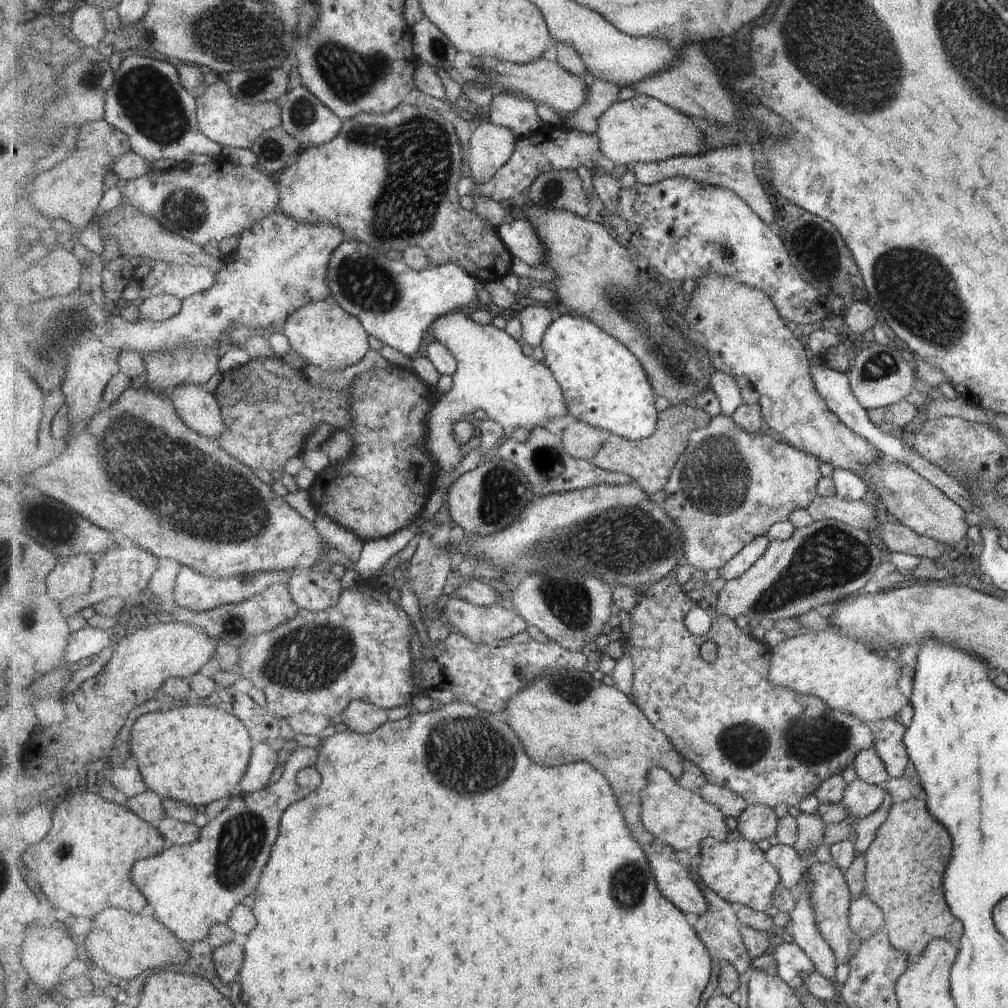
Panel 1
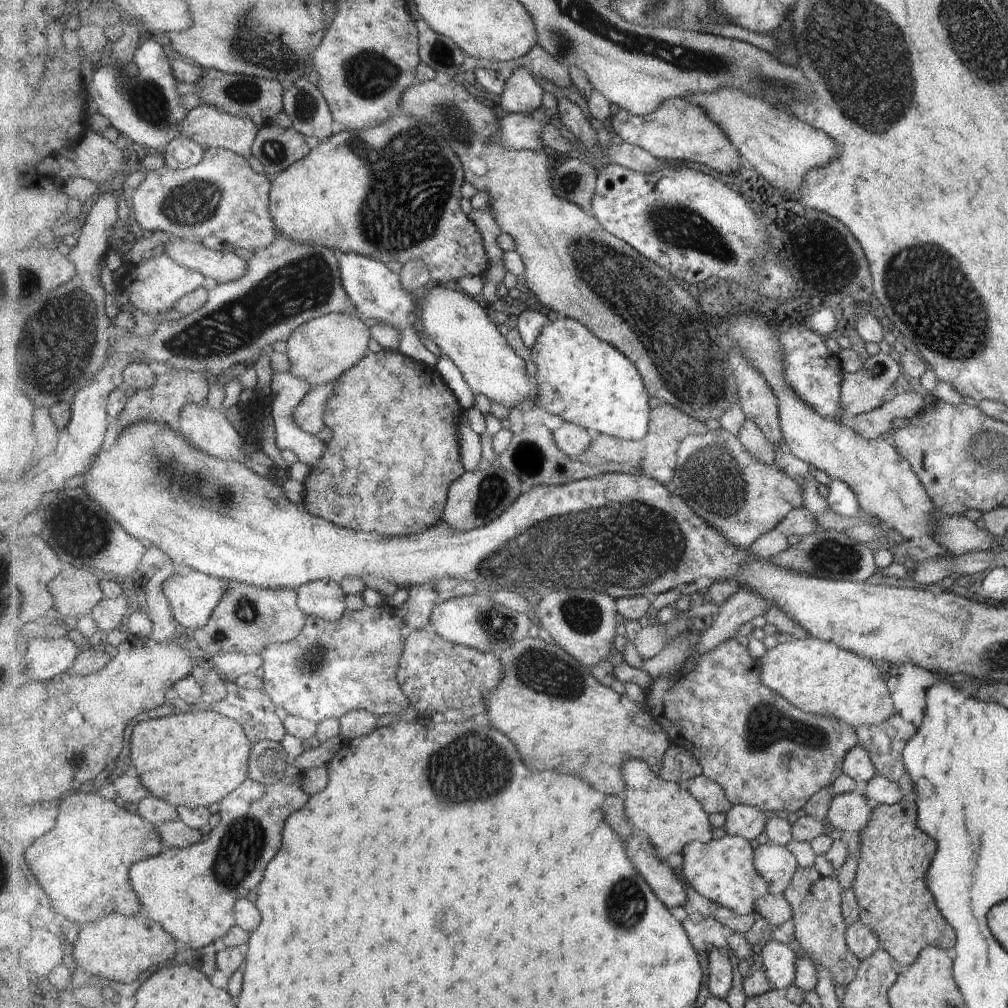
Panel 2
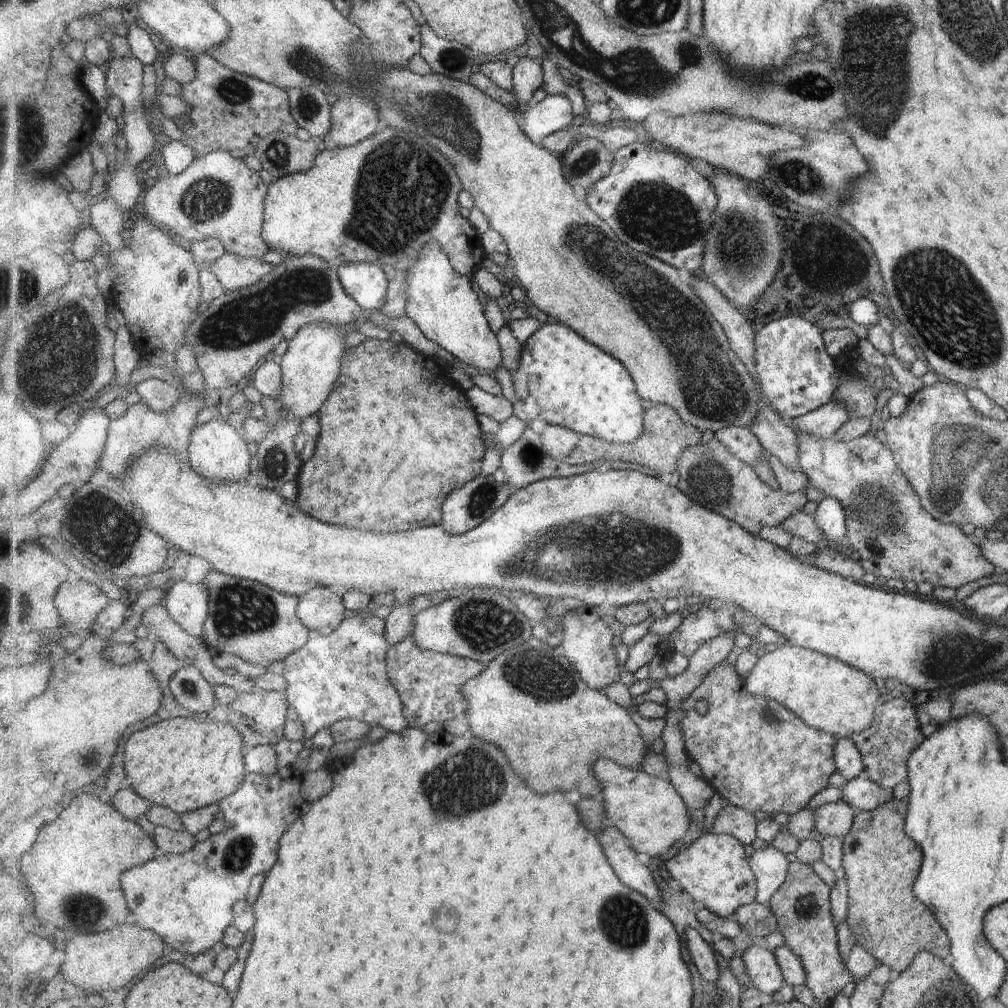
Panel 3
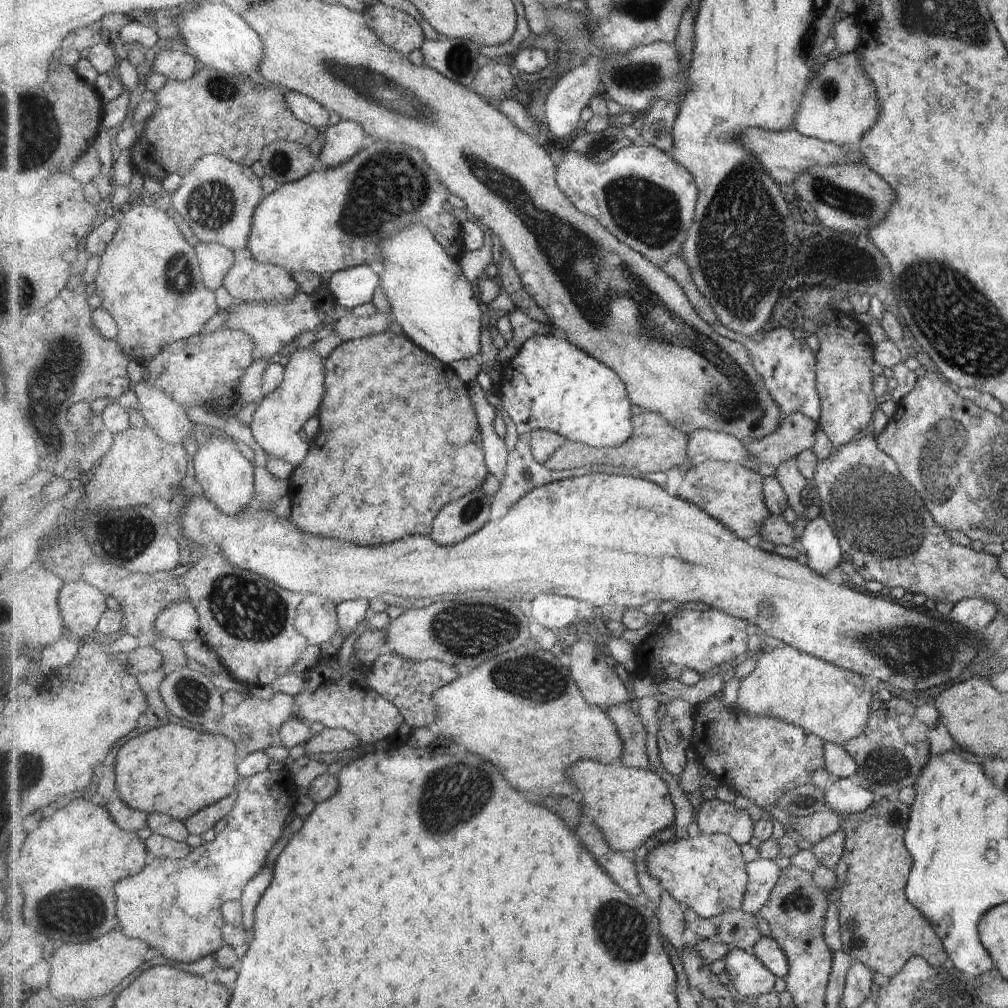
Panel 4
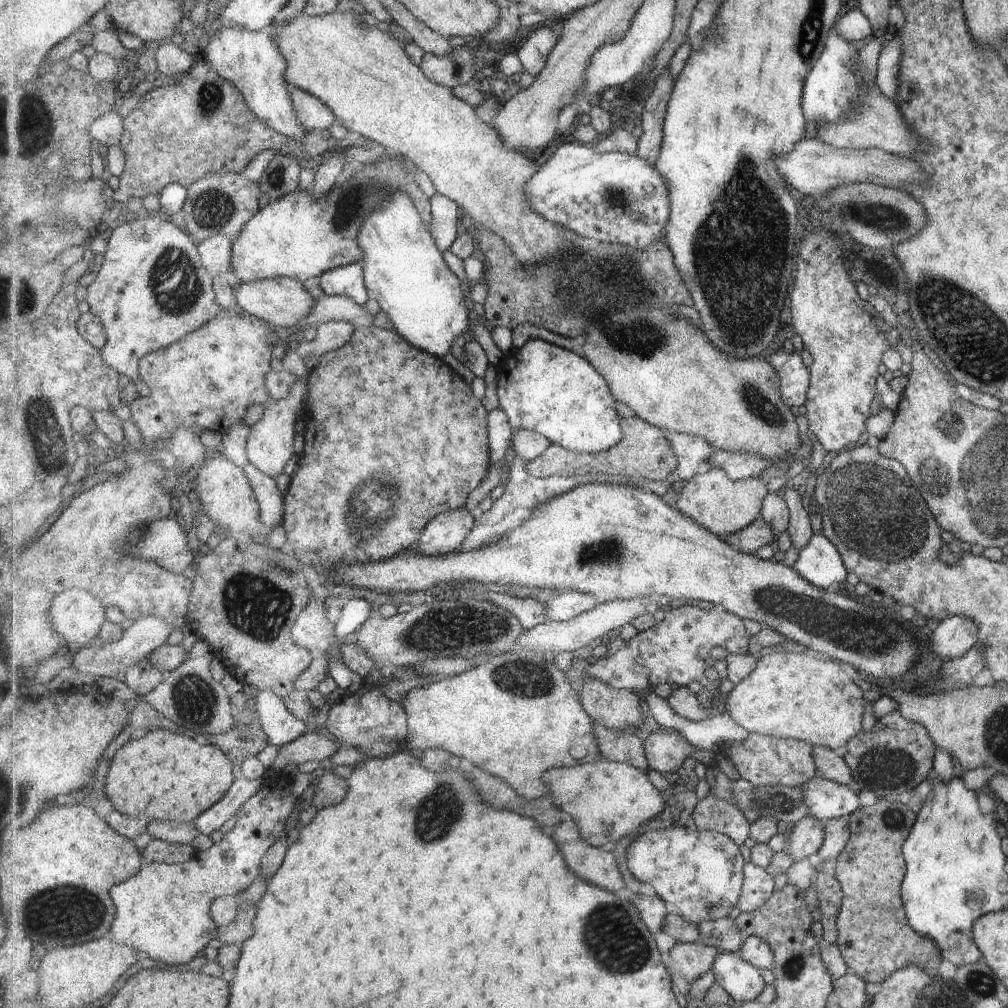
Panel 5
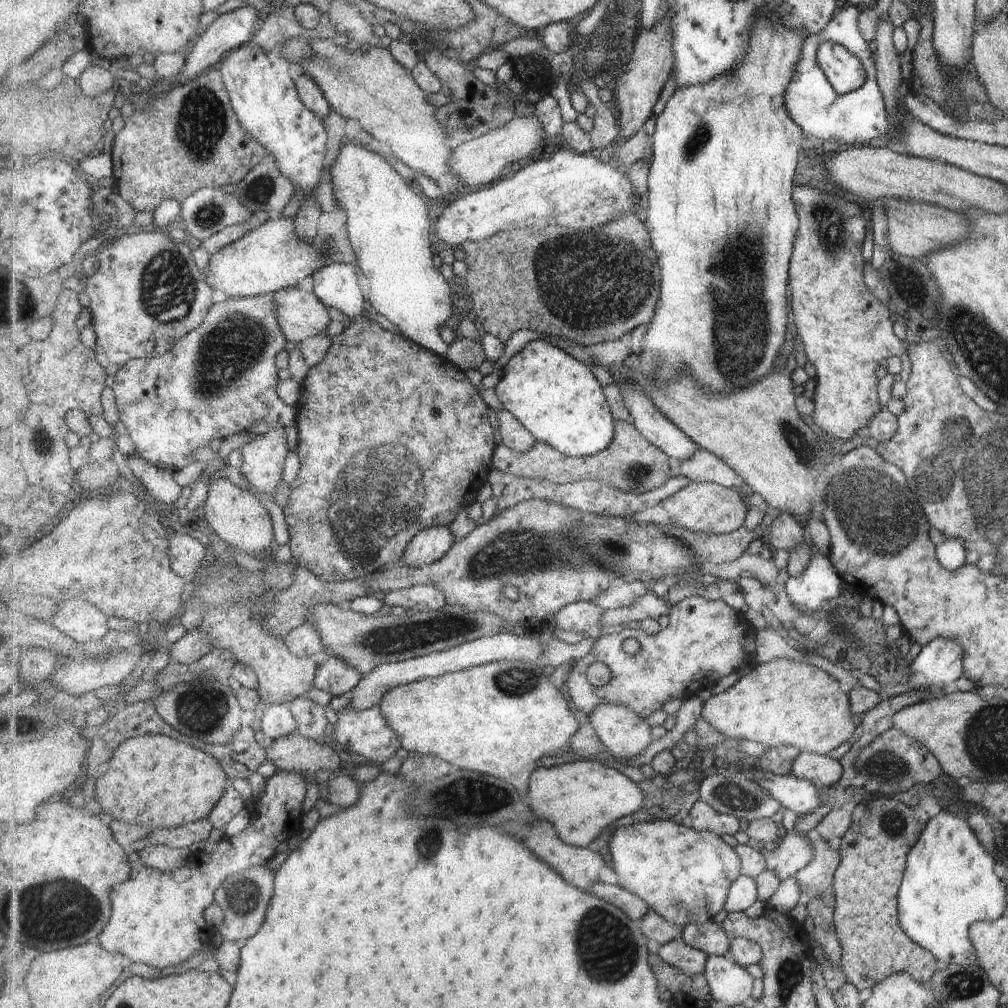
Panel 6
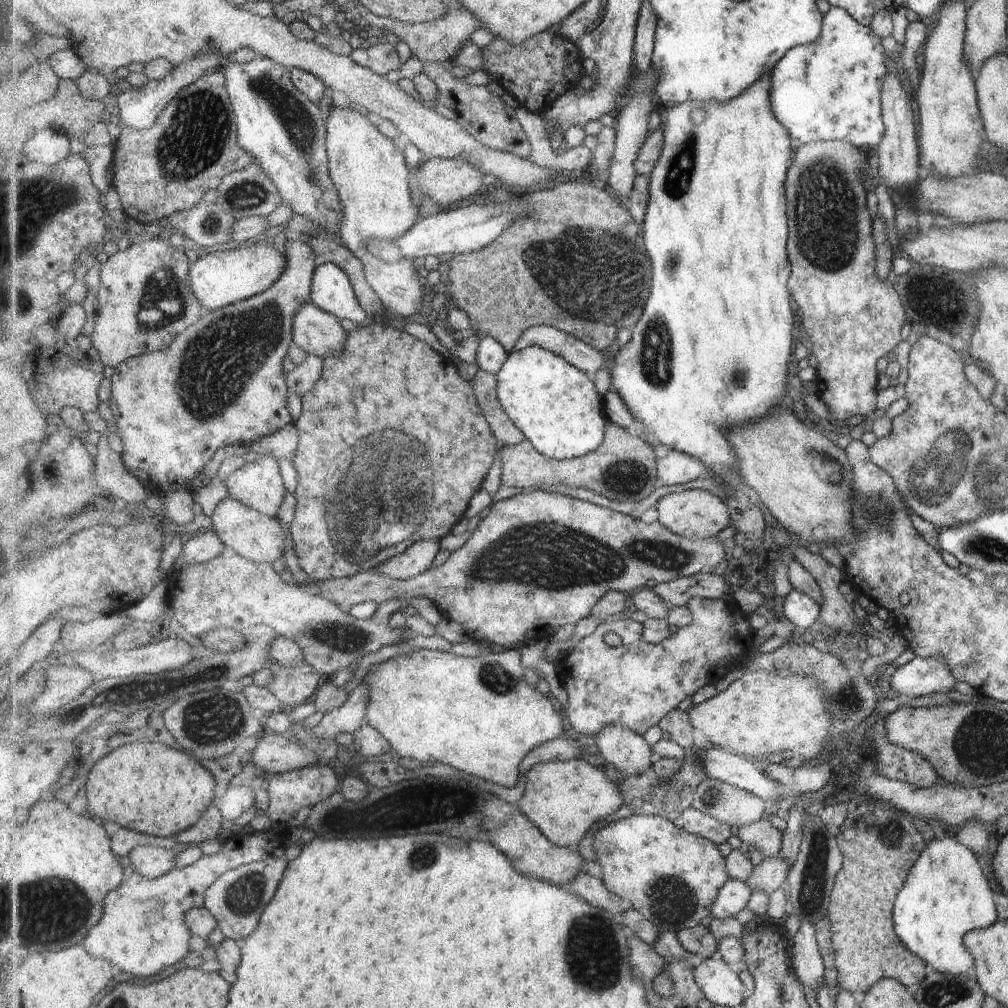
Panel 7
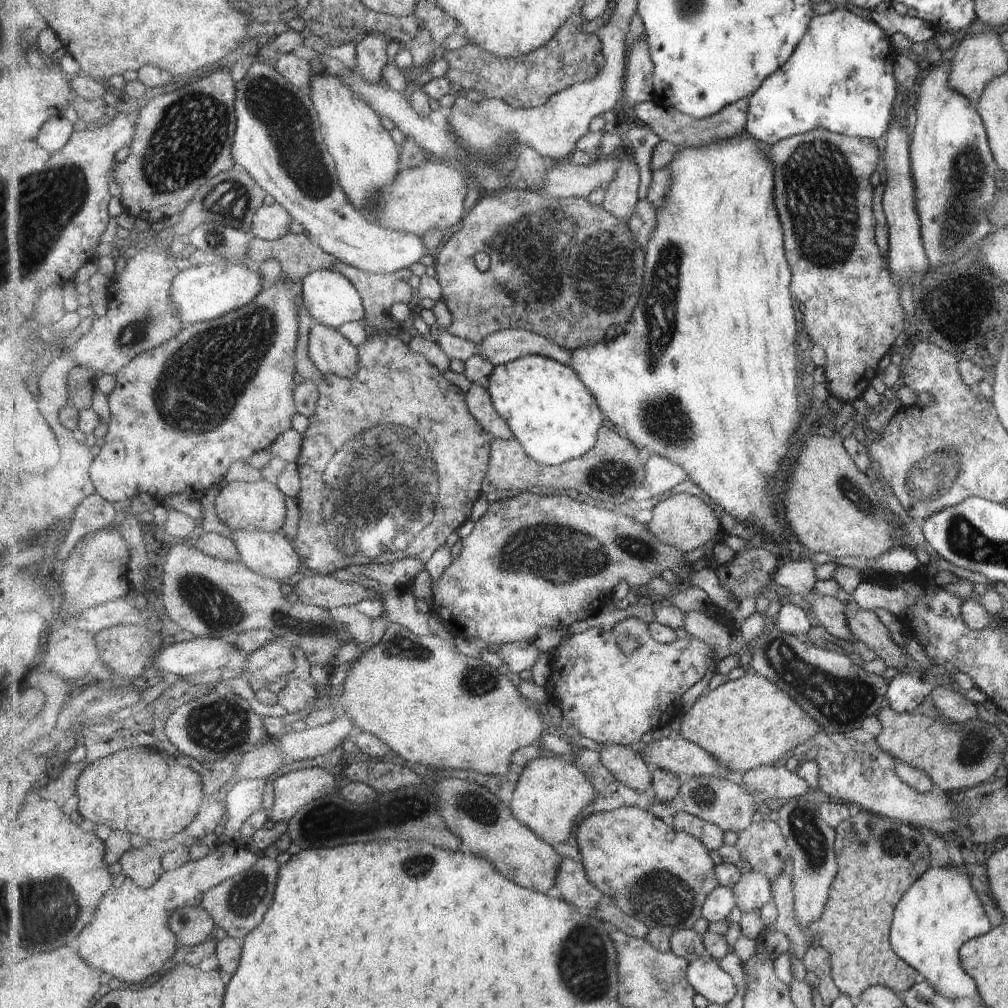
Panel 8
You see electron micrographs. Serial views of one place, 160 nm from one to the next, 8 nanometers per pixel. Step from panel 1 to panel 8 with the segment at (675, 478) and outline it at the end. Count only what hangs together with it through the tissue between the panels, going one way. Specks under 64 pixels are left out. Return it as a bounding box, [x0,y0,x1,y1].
[649,492,722,553]

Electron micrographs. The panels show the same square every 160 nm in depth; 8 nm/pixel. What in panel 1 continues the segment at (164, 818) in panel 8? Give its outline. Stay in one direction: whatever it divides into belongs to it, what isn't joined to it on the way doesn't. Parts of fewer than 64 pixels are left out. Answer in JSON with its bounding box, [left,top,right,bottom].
[132,705,253,806]

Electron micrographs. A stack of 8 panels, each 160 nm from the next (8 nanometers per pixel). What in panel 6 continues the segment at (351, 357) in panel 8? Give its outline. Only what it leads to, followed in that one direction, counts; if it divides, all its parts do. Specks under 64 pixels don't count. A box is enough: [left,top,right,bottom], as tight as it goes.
[275,287,331,346]

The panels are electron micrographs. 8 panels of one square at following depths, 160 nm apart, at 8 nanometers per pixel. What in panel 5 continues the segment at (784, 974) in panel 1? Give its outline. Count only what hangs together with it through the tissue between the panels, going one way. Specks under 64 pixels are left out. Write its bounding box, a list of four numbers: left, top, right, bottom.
[712,953,765,1006]

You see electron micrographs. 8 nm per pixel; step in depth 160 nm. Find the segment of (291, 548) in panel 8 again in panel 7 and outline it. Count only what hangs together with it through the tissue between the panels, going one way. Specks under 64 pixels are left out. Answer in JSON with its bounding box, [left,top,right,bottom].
[211,496,289,565]

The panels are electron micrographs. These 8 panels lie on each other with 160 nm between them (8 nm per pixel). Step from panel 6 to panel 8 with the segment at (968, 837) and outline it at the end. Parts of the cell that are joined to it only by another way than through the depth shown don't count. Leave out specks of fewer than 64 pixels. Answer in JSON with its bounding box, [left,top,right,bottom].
[889,864,992,1002]

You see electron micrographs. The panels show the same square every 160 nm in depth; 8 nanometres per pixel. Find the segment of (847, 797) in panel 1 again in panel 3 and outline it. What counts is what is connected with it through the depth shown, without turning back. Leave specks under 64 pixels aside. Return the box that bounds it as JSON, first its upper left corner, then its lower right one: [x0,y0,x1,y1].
[812,801,856,839]

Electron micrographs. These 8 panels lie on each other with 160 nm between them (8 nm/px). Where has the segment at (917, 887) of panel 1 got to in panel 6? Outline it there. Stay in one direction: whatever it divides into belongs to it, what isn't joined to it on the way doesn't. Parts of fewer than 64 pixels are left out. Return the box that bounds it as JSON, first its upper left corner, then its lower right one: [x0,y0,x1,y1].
[830,798,936,991]

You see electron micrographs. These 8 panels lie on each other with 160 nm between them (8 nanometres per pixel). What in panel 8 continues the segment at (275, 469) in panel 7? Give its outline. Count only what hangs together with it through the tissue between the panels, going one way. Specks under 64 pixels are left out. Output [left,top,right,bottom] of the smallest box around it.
[215,479,288,533]

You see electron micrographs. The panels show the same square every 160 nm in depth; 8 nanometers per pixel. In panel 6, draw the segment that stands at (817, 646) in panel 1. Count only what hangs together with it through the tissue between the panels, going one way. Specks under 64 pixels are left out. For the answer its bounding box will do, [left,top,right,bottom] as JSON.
[701,659,857,755]

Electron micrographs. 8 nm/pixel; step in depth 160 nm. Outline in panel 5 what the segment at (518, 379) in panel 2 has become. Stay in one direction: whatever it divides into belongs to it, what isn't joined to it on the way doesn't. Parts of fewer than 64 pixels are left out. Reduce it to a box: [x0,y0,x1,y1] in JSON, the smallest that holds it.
[358,191,472,359]

